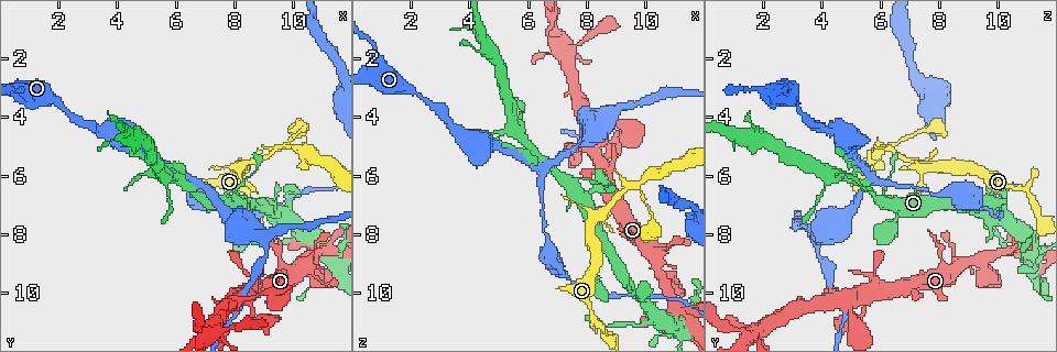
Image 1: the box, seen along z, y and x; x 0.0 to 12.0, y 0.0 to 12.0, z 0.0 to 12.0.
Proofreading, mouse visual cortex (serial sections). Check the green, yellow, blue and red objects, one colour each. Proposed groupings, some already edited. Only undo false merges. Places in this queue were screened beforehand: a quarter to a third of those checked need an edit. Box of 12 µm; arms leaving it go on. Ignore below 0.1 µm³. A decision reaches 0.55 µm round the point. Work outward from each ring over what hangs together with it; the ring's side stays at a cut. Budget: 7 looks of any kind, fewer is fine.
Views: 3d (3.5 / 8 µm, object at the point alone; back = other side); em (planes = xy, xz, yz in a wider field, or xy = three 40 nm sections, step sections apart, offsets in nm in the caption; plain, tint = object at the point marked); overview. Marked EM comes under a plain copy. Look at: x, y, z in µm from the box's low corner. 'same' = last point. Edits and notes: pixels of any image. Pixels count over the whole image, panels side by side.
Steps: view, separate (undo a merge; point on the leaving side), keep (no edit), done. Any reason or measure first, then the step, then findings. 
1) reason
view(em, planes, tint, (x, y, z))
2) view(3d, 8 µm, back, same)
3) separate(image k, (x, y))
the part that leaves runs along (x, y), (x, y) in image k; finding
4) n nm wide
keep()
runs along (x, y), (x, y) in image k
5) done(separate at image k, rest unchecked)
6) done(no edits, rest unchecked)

a narrow waist
view(3d, 3.5 µm, (11.4, 8.9, 11.0))

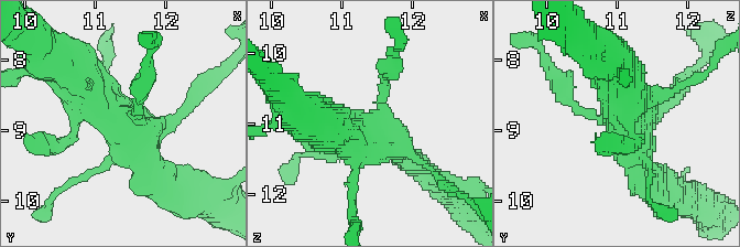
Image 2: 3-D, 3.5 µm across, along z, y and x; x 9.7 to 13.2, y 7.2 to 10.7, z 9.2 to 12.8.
shape alone is not enough
view(em, planes, tint, (11.35, 8.90, 11.05))

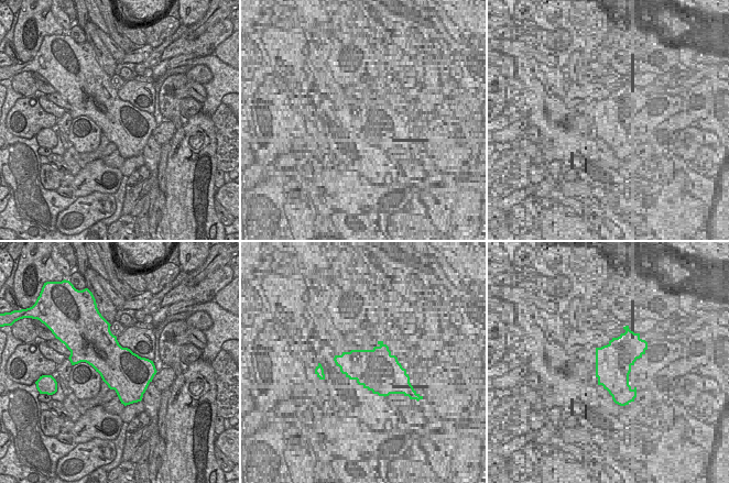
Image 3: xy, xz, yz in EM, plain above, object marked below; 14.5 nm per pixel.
keep()
runs along (72, 70), (160, 178) in image 2; continuous, no second cell

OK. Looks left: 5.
three arms meet
view(em, xy, step 1, tint, (9.6, 5.0, 6.3))

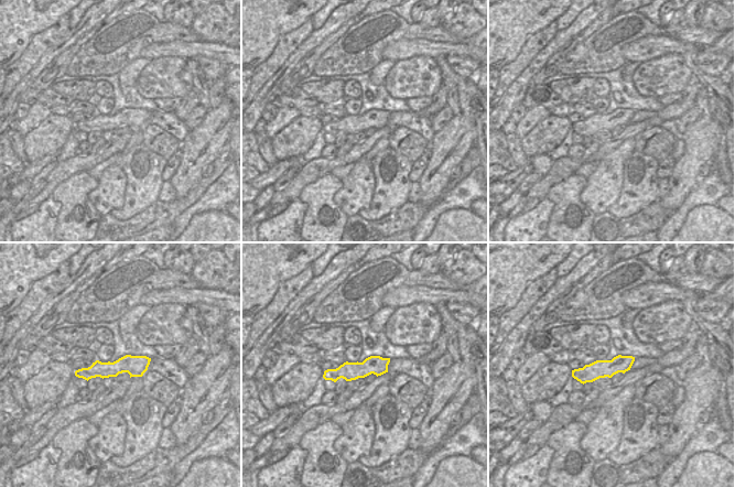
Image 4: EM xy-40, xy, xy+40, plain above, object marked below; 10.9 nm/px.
wider look
view(3d, 3.5 µm, same)

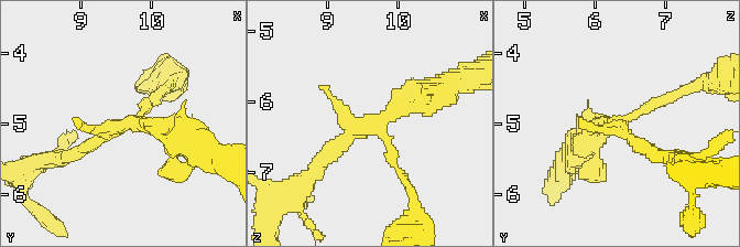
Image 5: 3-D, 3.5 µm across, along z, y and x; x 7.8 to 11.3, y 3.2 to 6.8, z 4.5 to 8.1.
keep()
runs along (147, 360), (78, 374) in image 4; continuous, no second cell

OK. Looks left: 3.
arms part here
view(3d, 3.5 µm, (8.7, 8.1, 3.8))

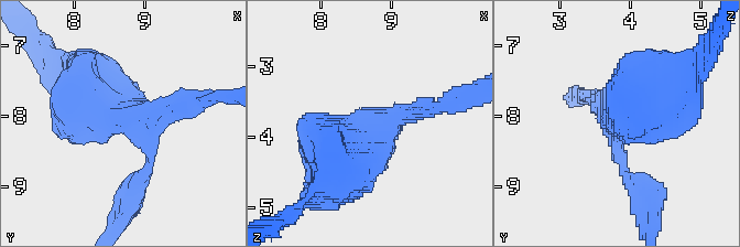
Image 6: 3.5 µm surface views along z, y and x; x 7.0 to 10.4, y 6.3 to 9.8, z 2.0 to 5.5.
3 arms; arms of 150, 250, 800 nm
view(em, xy, step 1, tint, (8.75, 8.10, 3.80))

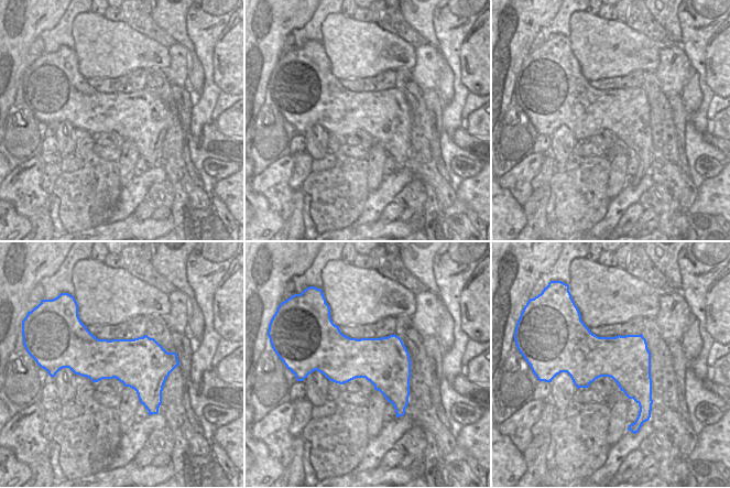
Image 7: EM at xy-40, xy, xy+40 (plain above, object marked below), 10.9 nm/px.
view(em, xy, step 2, tint, same)

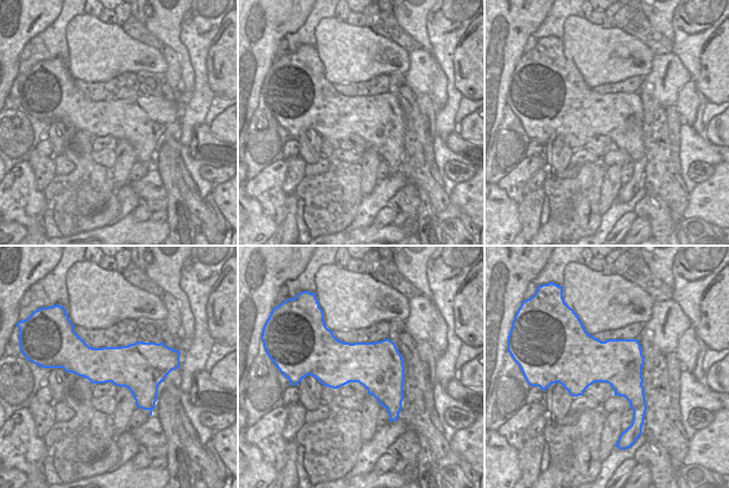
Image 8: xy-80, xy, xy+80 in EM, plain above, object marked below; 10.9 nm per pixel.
keep()
runs along (337, 175), (370, 127), (442, 105) in image 6; one cell here

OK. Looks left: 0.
done(no edits, rest unchecked)

